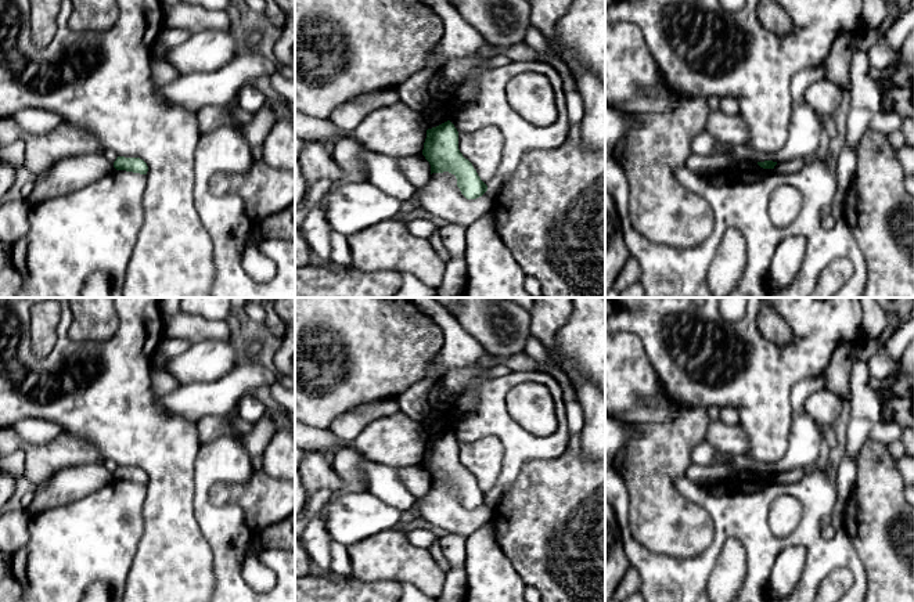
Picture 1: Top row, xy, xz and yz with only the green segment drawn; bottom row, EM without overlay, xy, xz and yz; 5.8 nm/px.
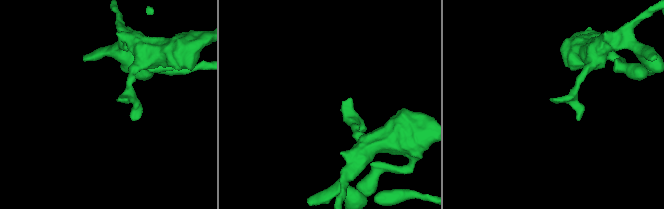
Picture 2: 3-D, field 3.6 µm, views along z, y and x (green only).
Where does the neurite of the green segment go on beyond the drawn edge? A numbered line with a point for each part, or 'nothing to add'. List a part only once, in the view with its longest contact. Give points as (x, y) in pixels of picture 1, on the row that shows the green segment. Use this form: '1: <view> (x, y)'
nothing to add

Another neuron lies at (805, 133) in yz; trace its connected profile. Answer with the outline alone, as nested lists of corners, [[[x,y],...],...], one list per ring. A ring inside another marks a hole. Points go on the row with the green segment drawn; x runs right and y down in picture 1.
[[[794,102],[788,140],[780,151],[760,152],[746,145],[731,145],[728,151],[715,151],[708,156],[691,154],[686,162],[686,167],[694,173],[709,174],[730,169],[731,159],[741,159],[745,163],[764,161],[780,163],[789,159],[809,161],[816,158],[821,147],[823,133],[821,116],[807,104]]]

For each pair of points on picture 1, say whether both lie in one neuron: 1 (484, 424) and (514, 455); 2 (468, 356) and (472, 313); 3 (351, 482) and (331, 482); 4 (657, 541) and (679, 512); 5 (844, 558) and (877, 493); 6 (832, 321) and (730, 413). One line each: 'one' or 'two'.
1: one
2: two
3: two
4: one
5: two
6: two

